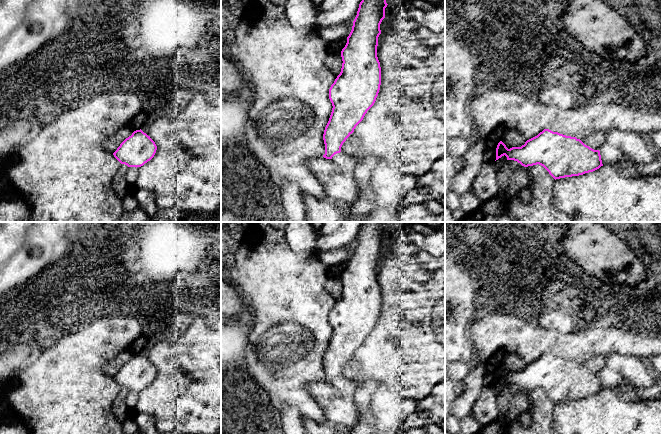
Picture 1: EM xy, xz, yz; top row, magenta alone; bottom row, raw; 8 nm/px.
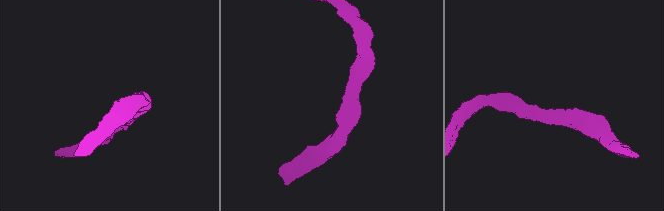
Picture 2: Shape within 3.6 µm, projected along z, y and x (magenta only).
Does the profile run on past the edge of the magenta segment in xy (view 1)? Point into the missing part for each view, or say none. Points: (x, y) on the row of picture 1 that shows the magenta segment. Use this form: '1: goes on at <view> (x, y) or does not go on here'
1: does not go on here

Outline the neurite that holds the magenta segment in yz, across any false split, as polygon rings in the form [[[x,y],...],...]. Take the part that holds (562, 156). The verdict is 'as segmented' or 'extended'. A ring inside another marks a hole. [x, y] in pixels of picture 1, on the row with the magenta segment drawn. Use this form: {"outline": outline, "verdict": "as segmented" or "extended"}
{"outline": [[[544,129],[521,147],[508,149],[500,141],[496,148],[496,160],[504,155],[507,160],[517,161],[524,167],[539,164],[555,180],[583,175],[603,166],[599,150],[590,148],[576,137],[549,129]]], "verdict": "as segmented"}

